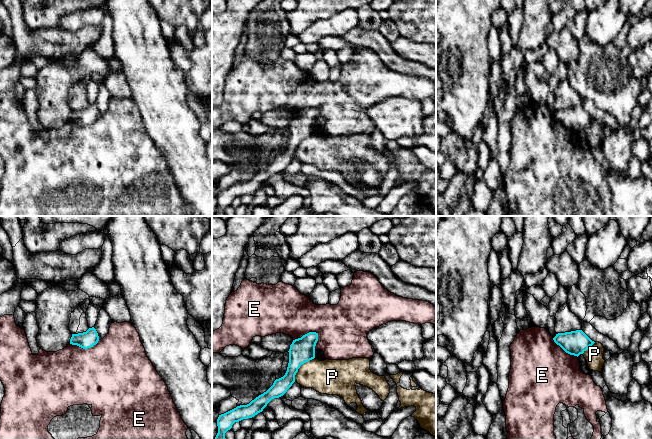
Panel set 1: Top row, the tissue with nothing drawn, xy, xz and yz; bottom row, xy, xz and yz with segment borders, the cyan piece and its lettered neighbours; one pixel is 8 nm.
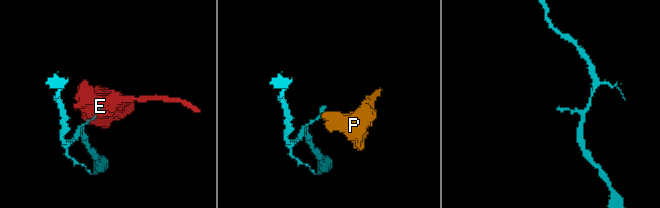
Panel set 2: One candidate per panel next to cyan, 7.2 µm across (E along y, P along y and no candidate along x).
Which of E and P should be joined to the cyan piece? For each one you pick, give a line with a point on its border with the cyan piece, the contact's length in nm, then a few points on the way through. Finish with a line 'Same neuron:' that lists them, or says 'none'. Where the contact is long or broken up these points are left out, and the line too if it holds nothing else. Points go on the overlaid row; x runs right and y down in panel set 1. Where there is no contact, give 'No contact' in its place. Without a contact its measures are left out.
Same neuron: none

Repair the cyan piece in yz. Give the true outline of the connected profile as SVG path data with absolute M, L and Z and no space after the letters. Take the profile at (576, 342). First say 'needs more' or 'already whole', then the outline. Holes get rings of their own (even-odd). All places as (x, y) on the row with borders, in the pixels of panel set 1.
already whole | M582 330L558 333L553 340L566 353L577 357L595 343Z

